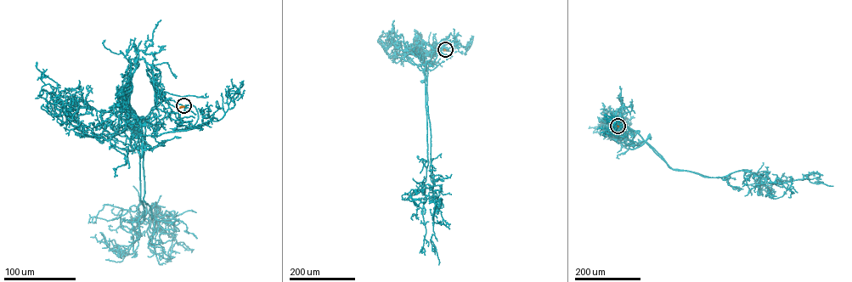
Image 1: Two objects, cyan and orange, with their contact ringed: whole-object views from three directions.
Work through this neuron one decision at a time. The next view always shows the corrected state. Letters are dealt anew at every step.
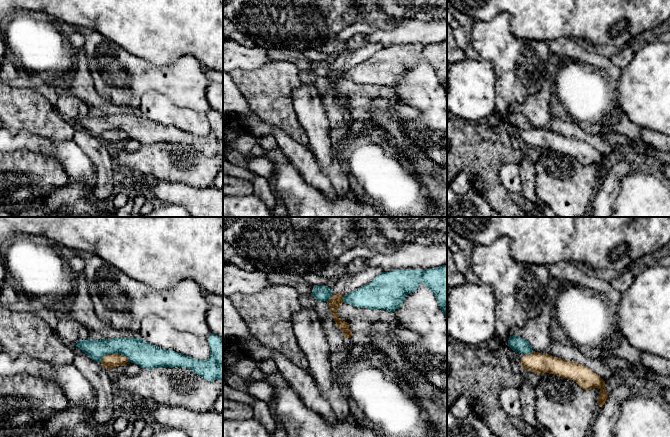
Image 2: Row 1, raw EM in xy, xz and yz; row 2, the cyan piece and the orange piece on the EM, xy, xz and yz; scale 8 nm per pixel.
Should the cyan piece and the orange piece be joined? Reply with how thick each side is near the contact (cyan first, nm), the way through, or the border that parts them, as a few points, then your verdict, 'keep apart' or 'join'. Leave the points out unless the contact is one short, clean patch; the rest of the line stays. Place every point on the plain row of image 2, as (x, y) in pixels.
calibres 200 and 120 nm; border xy (119, 129), (105, 130), (99, 137); keep apart

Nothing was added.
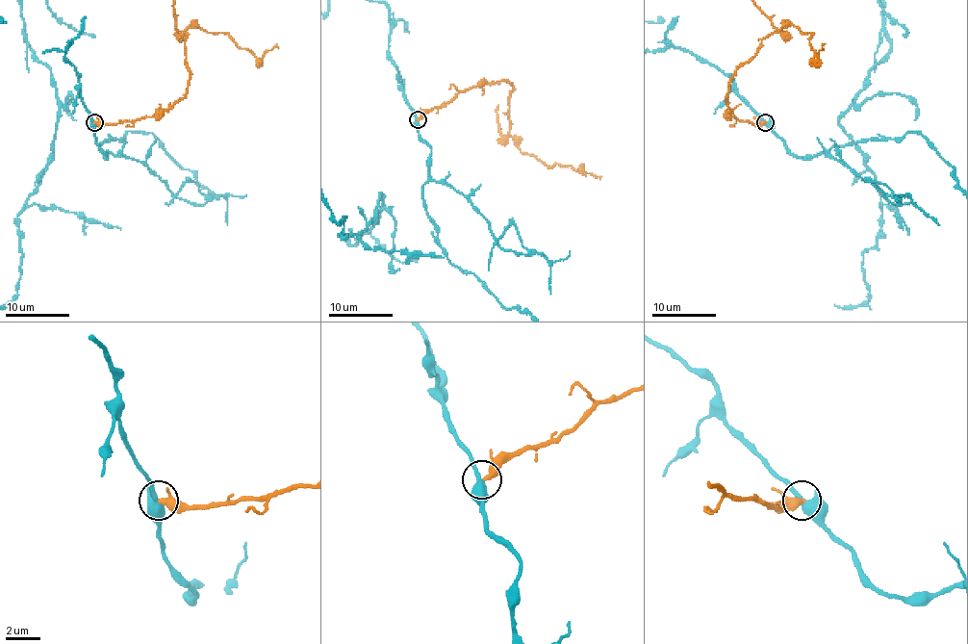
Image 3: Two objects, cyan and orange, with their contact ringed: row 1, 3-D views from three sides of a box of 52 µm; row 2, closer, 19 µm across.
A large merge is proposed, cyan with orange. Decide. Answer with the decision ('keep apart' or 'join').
keep apart

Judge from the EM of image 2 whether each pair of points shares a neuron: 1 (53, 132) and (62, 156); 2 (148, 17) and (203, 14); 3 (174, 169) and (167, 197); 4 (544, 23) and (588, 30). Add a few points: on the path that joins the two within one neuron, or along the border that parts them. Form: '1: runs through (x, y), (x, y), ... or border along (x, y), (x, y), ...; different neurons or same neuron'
1: border along (33, 134), (52, 140), (72, 139); different neurons
2: runs through (162, 14), (189, 14); same neuron
3: border along (148, 176), (185, 183), (194, 188); different neurons
4: runs through (555, 23), (577, 24); same neuron

